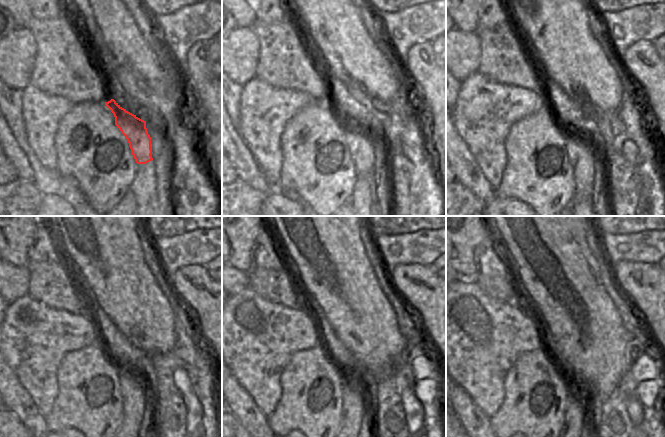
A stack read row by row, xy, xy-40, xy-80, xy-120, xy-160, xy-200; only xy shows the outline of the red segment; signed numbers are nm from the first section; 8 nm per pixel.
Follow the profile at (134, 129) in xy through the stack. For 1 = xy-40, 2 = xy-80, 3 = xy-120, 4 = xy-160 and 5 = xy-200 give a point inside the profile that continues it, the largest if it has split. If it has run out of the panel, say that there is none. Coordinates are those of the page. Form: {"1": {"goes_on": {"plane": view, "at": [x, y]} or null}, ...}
{"1": {"goes_on": {"plane": "xy-40", "at": [360, 139]}}, "2": {"goes_on": {"plane": "xy-80", "at": [583, 152]}}, "3": {"goes_on": {"plane": "xy-120", "at": [133, 383]}}, "4": {"goes_on": {"plane": "xy-160", "at": [357, 401]}}, "5": {"goes_on": {"plane": "xy-200", "at": [578, 408]}}}

